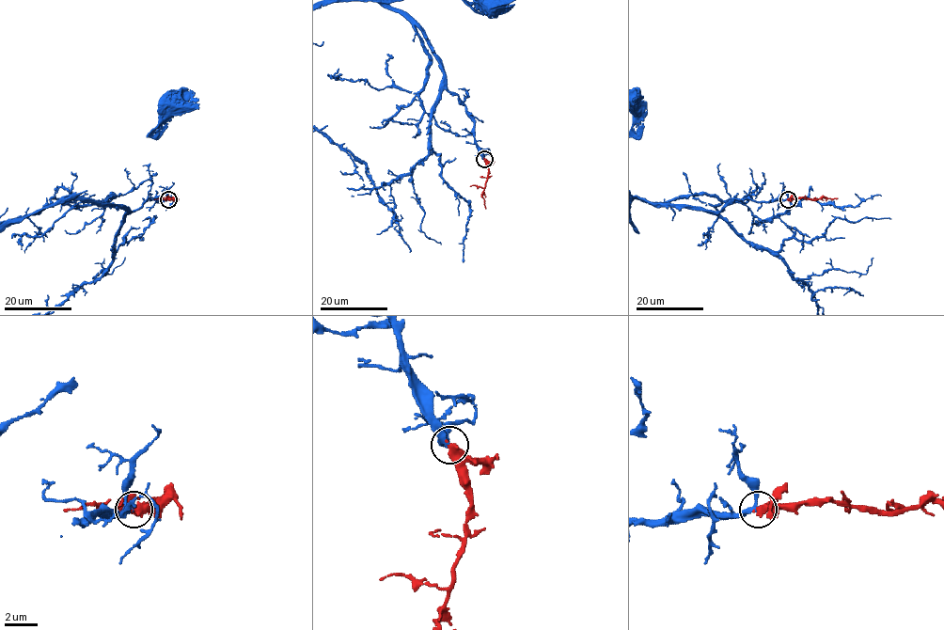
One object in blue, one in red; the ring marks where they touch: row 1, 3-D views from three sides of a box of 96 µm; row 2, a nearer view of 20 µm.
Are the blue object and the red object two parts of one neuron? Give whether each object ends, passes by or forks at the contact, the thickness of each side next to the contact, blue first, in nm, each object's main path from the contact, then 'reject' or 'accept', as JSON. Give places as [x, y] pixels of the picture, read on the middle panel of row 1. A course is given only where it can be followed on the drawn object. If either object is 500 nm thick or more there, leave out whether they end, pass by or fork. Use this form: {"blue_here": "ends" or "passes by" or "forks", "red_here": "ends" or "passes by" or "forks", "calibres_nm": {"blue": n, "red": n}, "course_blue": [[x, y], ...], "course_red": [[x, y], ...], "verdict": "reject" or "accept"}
{"calibres_nm": {"blue": 240, "red": 500}, "course_blue": [[484, 159], [474, 122], [447, 88], [426, 36], [389, 4]], "course_red": [[484, 159], [488, 170], [482, 194], [486, 208]], "verdict": "accept"}

